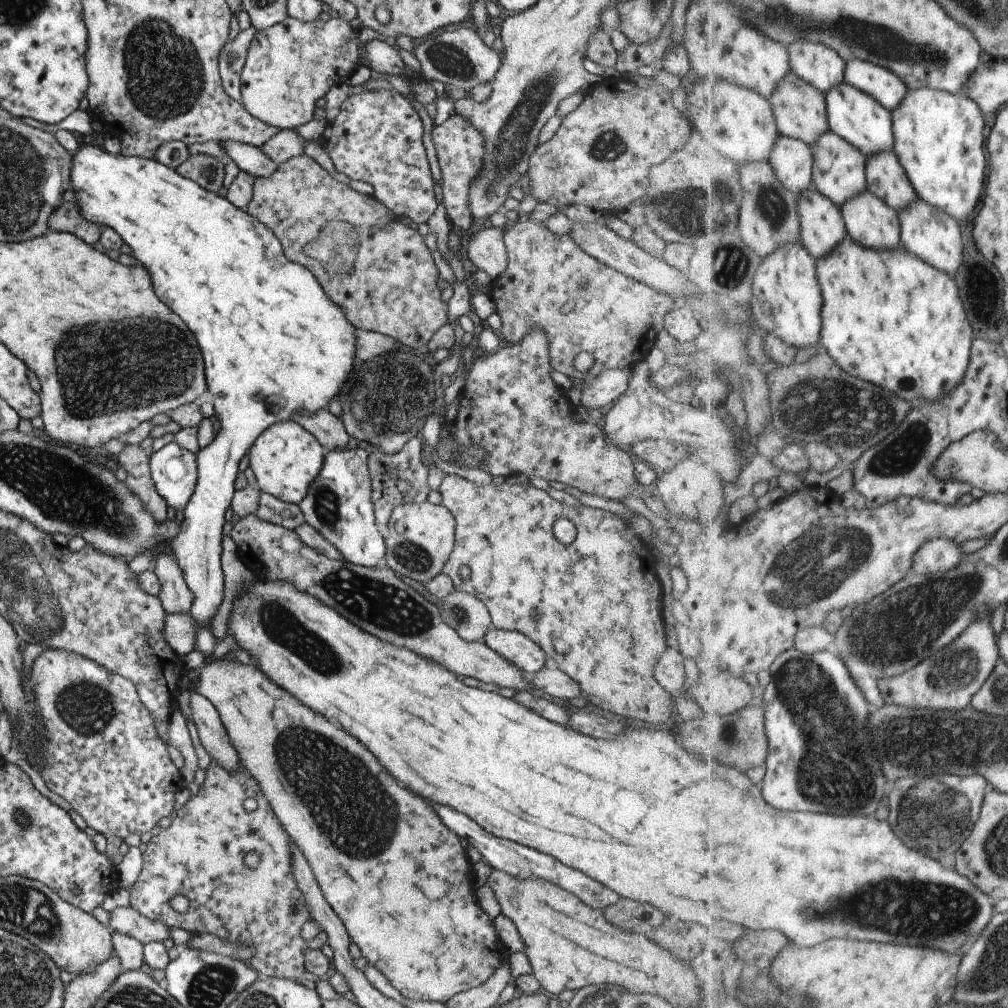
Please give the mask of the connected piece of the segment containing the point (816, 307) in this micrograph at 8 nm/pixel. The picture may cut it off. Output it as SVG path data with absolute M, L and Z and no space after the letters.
M802 242L785 244L763 258L754 278L751 310L758 327L797 348L821 347L824 328L824 291L817 274L817 259Z

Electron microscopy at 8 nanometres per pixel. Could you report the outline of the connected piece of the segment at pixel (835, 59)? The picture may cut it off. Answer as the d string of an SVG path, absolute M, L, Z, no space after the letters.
M797 40L788 47L792 73L821 92L831 92L845 80L846 60L823 42Z

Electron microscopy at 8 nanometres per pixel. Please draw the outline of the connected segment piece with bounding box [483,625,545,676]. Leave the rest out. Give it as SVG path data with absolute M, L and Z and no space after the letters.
M490 625L483 642L527 676L543 668L545 653L520 632L496 629Z

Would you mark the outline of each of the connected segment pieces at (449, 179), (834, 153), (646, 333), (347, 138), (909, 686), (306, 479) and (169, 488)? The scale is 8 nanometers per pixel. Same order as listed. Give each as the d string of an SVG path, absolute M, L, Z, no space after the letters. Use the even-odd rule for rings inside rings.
M456 116L446 119L442 124L434 125L430 134L437 164L440 168L440 184L442 185L442 198L446 216L451 226L455 225L466 230L473 221L468 204L469 184L477 176L477 172L483 164L485 140L477 132L477 128L473 128L473 124L469 124L469 120Z
M830 130L827 134L821 136L821 139L817 140L816 143L811 144L810 147L815 157L813 185L821 194L835 202L838 207L843 207L843 204L857 198L861 192L868 190L867 158L864 152L855 148L851 142Z
M518 218L517 222L508 223L504 226L502 231L502 241L506 250L506 266L499 278L495 278L491 281L488 287L487 295L491 297L491 300L495 303L496 314L501 320L501 333L503 335L503 340L506 340L509 345L515 344L517 341L521 340L532 327L539 328L545 336L547 336L547 342L549 342L549 362L553 370L565 374L574 384L580 384L583 382L589 382L591 378L595 378L597 374L605 372L605 370L613 370L613 368L632 368L635 363L645 360L645 356L648 354L649 350L653 346L653 341L657 336L659 330L663 328L663 319L667 312L671 312L676 305L677 301L672 297L667 296L667 294L661 294L645 284L638 283L632 278L626 277L624 274L613 270L611 267L597 262L592 256L589 256L584 250L581 250L575 241L566 234L559 236L558 234L550 233L541 222L533 222L531 220ZM579 352L587 352L591 354L594 358L594 364L590 369L585 370L585 372L578 372L573 369L571 362L575 358L576 354Z
M387 88L365 90L343 100L338 114L326 122L319 142L337 175L345 181L367 182L373 188L372 196L387 210L419 224L426 222L437 208L421 134L421 120L409 100Z
M981 614L959 639L953 640L948 647L937 655L923 660L915 668L880 680L881 694L887 705L899 705L905 708L925 708L925 710L963 710L971 704L971 698L981 690L983 682L993 672L999 648L997 635L990 623L991 614Z
M279 421L266 428L249 447L248 466L253 472L258 490L285 503L299 504L309 484L323 464L325 451L321 444L297 422Z
M173 441L149 453L148 466L153 486L165 500L170 514L183 510L195 488L195 454Z

